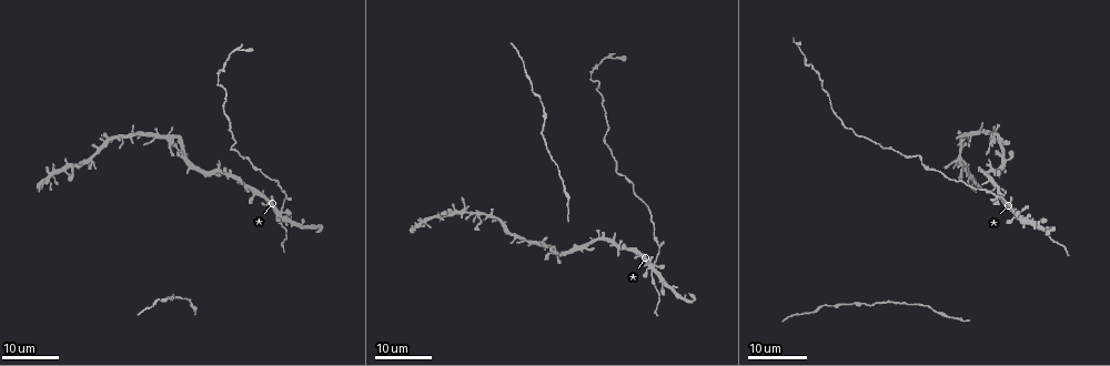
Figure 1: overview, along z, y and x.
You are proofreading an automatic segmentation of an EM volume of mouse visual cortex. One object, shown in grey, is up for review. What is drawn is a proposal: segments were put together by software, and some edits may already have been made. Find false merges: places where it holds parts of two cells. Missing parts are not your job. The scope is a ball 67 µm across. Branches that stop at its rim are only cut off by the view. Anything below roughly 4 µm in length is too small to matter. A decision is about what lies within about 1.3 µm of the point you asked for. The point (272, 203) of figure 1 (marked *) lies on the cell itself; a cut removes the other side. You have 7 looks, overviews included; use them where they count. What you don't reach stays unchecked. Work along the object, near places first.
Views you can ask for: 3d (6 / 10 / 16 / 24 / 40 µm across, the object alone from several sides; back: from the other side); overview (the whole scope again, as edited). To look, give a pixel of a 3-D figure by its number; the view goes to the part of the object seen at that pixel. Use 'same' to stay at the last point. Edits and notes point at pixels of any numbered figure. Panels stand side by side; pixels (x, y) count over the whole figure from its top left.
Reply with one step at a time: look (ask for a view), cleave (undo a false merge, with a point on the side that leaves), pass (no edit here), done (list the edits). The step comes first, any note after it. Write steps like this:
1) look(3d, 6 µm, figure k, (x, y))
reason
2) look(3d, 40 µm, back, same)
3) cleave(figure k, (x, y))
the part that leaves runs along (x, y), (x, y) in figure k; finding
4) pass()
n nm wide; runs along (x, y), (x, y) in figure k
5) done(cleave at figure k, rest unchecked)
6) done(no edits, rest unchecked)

look(3d, 24 µm, figure 1, (997, 195))
two arms in line, one across

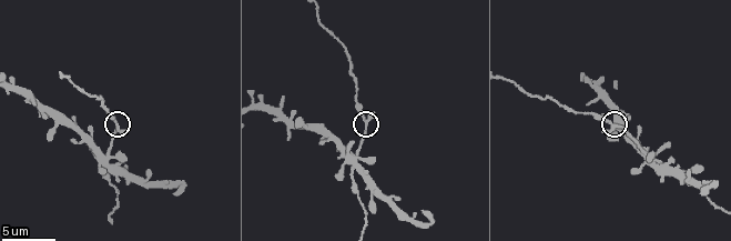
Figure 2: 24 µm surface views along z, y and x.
look(3d, 6 µm, figure 2, (613, 125))

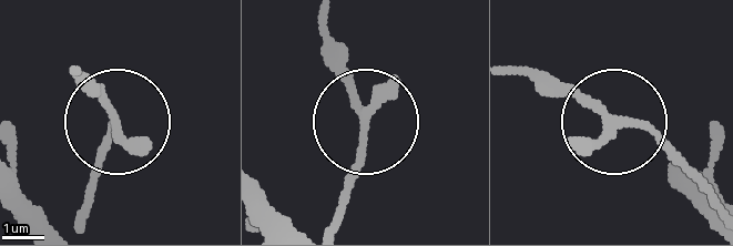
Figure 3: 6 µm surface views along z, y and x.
pass()
runs along (326, 227), (365, 146), (358, 104), (326, 44) in figure 3; one cell here

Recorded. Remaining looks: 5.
look(3d, 10 µm, figure 2, (110, 166))
three arms meet

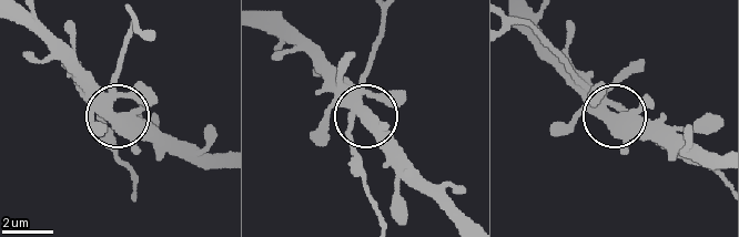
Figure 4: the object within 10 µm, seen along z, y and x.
pass()
all the same cell

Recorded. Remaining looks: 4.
look(3d, 16 µm, figure 2, (55, 119))

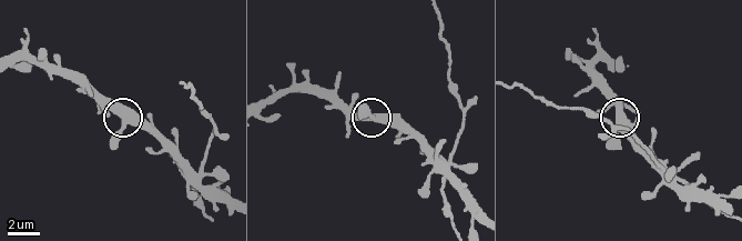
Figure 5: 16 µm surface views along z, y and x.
look(3d, 6 µm, figure 5, (121, 118))

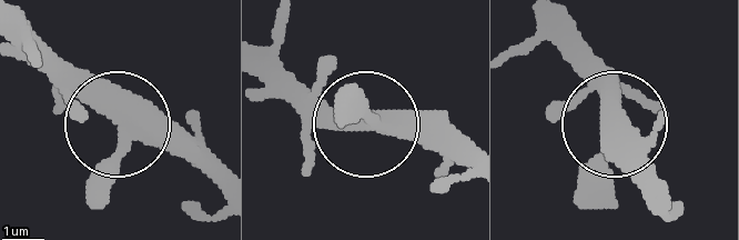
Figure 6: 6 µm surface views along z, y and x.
pass()
3 arms; continuous, no second cell

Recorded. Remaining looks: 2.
look(3d, 16 µm, figure 1, (569, 200))
sudden change in width

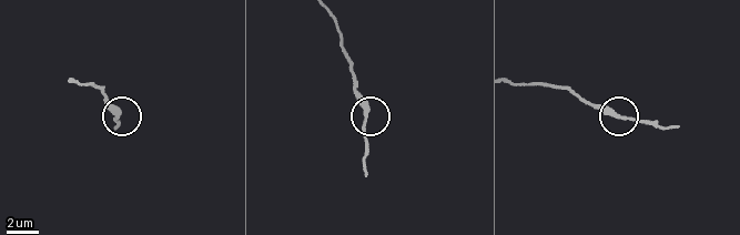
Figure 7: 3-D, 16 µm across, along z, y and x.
look(3d, 6 µm, figure 7, (622, 117))

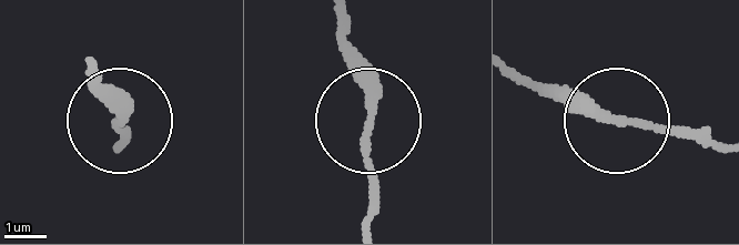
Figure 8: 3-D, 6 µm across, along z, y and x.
pass()
230 nm wide; one cell here

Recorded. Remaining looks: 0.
done(no edits, rest unchecked)

